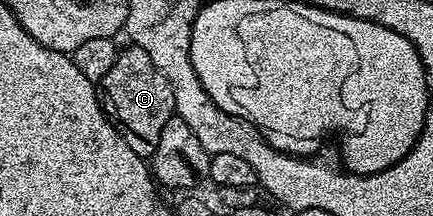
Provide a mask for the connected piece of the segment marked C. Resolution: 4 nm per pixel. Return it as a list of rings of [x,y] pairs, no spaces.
[[[127,44],[120,49],[113,68],[109,68],[103,77],[101,101],[107,119],[115,125],[129,148],[133,148],[140,158],[150,159],[157,148],[157,140],[161,140],[161,128],[165,128],[175,114],[175,101],[169,80],[161,76],[157,64],[149,60],[149,52],[145,52],[145,48]]]

